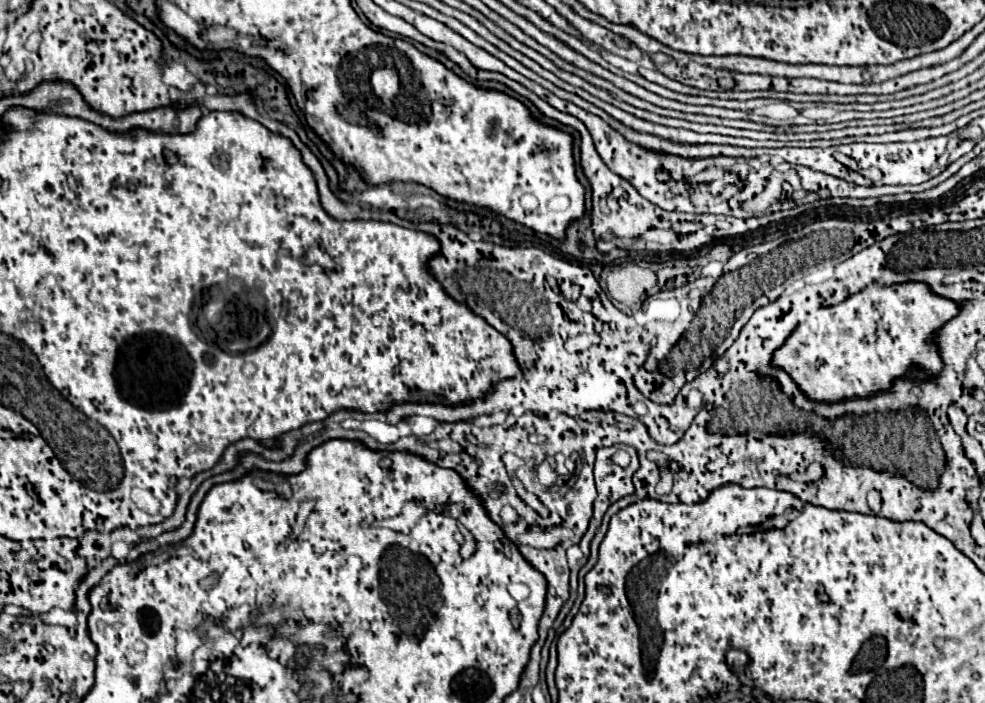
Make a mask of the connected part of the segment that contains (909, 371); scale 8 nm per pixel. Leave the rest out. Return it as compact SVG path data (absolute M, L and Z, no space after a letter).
M872 282L836 306L810 312L808 318L800 322L784 344L772 354L770 366L782 368L808 400L824 404L836 404L850 398L872 398L876 394L890 392L892 384L900 378L920 382L934 380L944 368L944 362L934 346L936 332L948 322L948 318L960 314L960 308L962 306L958 302L938 296L926 282L902 282L890 286Z

